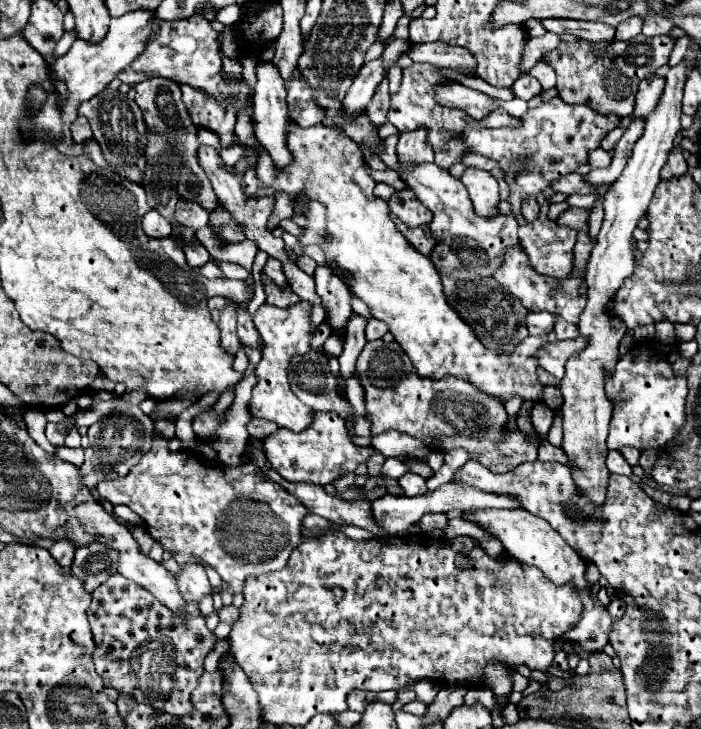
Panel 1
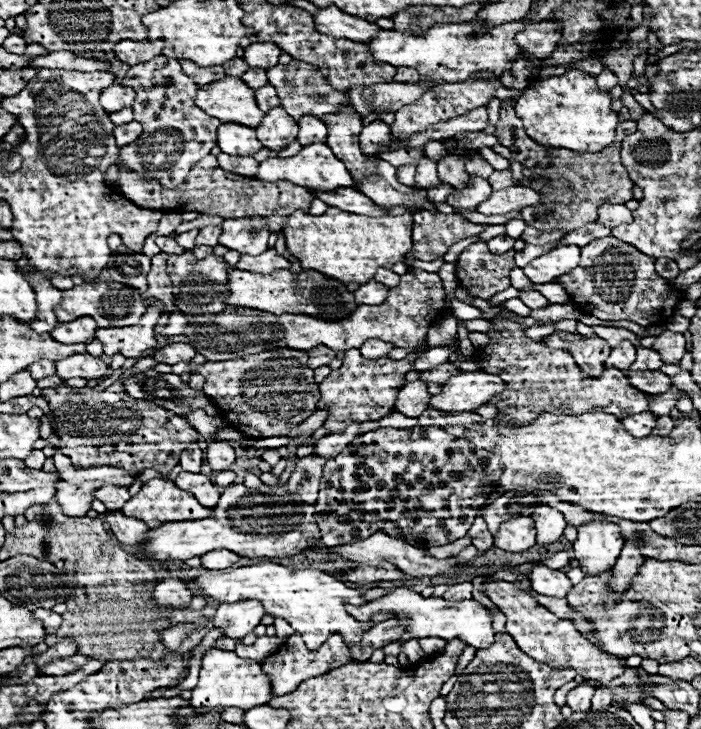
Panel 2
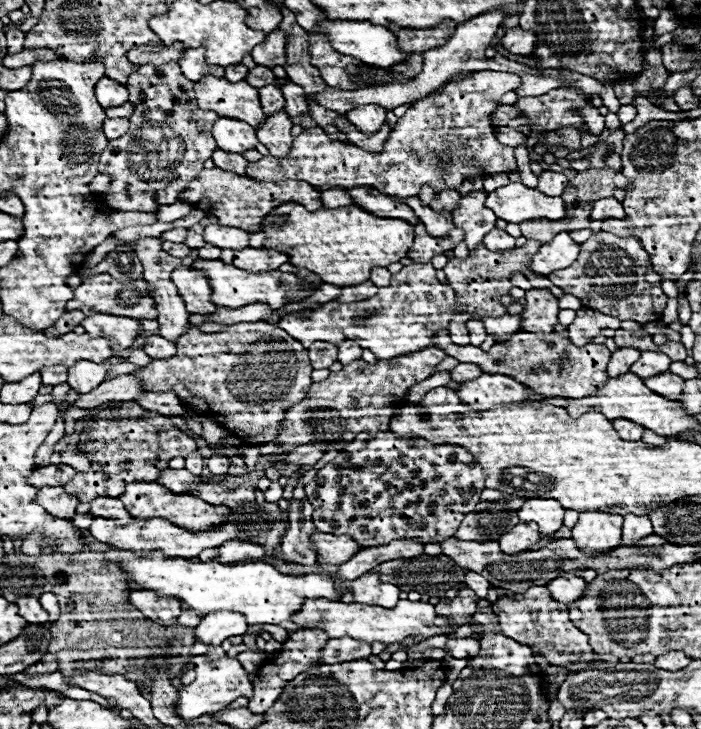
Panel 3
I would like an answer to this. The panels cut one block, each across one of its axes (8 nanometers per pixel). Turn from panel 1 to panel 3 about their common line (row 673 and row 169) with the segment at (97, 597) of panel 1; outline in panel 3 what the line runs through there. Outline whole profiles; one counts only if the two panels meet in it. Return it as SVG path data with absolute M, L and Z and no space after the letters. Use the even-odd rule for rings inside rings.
M176 62L158 68L140 66L136 74L130 74L126 88L136 108L130 116L128 134L110 140L100 154L98 172L110 178L104 202L112 210L156 212L164 204L174 204L180 192L188 188L188 182L204 170L204 162L216 150L210 130L218 114L208 114L196 106L194 82L186 80ZM162 128L170 128L170 144Z

